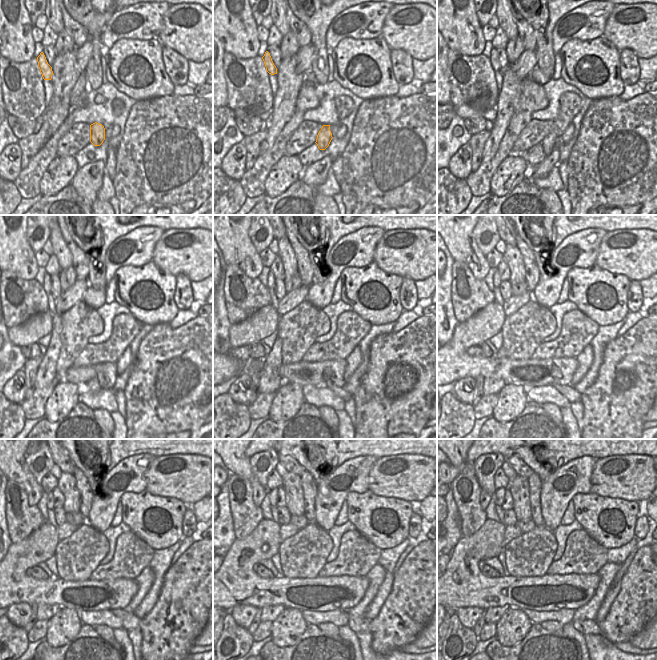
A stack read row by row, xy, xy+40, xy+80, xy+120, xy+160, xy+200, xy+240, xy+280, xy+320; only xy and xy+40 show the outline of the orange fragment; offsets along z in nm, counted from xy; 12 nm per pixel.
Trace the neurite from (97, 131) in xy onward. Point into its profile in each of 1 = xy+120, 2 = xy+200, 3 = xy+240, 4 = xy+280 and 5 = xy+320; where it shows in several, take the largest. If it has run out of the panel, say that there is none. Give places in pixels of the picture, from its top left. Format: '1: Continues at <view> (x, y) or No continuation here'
1: Continues at xy+120 (99, 368)
2: Continues at xy+200 (569, 392)
3: Continues at xy+240 (129, 621)
4: Continues at xy+280 (358, 624)
5: Continues at xy+320 (583, 626).

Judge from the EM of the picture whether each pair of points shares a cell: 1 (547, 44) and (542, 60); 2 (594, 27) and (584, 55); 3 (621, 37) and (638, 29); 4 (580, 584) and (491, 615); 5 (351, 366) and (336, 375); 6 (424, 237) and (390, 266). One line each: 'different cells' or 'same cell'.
1: same cell
2: different cells
3: same cell
4: different cells
5: different cells
6: same cell

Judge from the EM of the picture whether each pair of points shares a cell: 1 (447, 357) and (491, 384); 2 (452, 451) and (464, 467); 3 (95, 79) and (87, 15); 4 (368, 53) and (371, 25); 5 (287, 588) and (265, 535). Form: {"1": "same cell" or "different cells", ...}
{"1": "different cells", "2": "same cell", "3": "same cell", "4": "different cells", "5": "same cell"}

